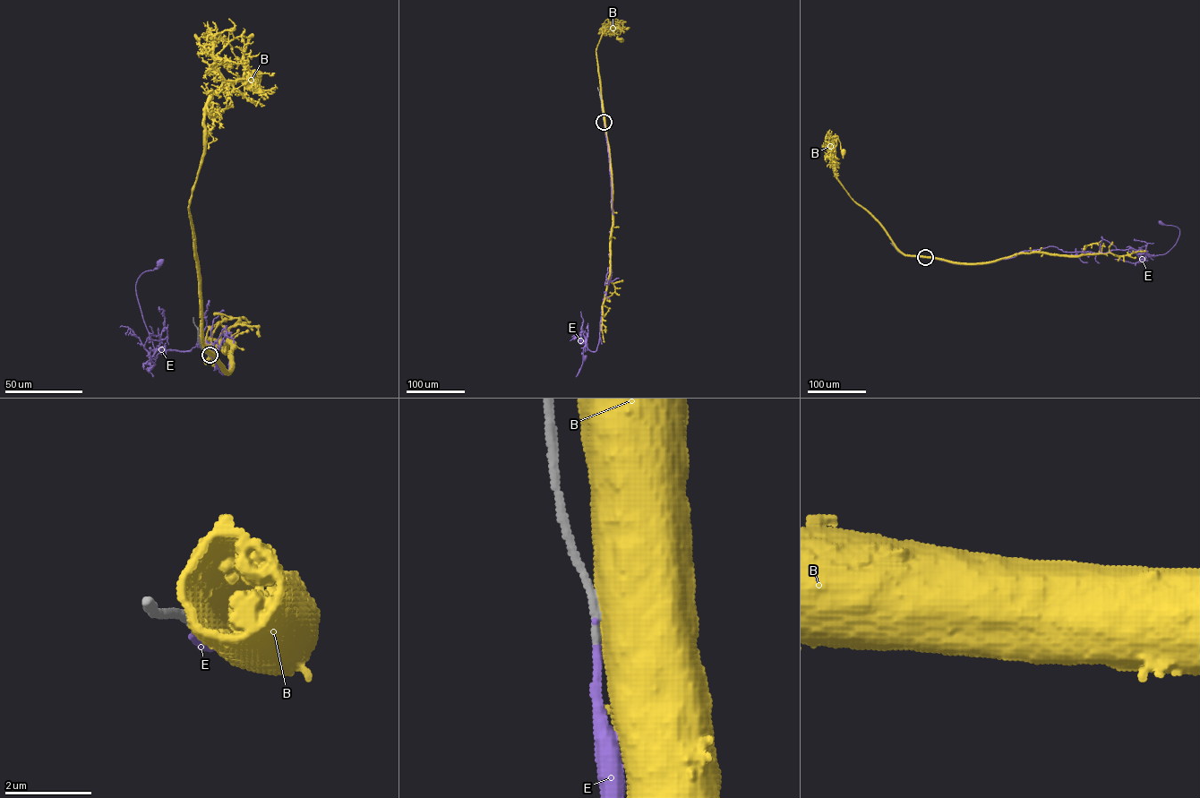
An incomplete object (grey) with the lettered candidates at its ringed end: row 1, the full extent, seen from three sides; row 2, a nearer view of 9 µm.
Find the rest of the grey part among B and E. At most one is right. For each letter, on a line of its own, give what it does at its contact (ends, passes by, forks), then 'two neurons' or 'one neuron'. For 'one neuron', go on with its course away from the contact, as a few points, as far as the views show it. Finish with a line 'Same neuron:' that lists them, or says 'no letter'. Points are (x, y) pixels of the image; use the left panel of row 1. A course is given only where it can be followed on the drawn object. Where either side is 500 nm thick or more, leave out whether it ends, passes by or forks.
B: two neurons
E: it ends; one neuron; course (210, 355), (227, 373), (226, 326), (228, 341), (200, 330), (191, 350), (154, 349), (136, 283), (159, 263)
Same neuron: E

